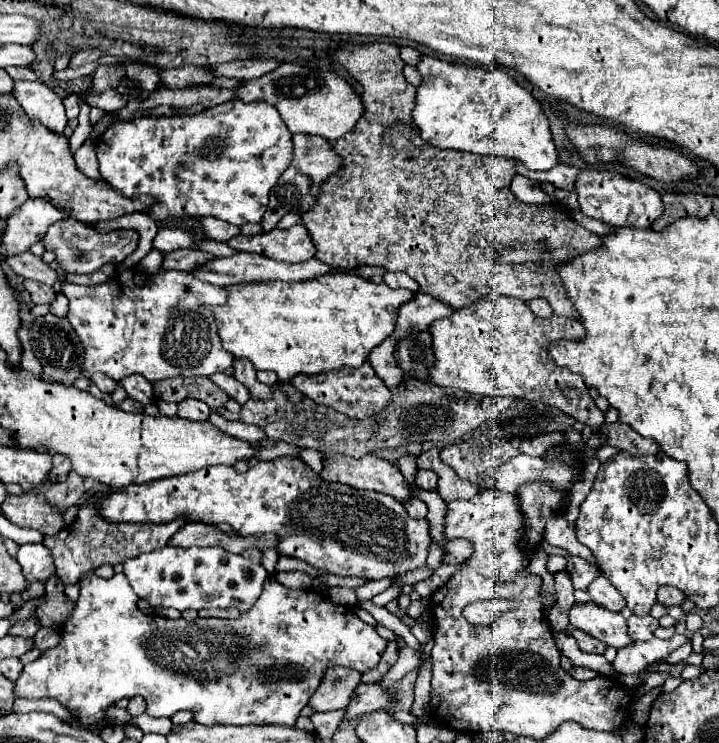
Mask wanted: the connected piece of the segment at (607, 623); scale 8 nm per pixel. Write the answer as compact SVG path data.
M595 602L575 604L569 612L569 620L575 628L591 634L593 638L605 642L613 648L625 648L633 640L627 634L627 620L619 612L605 610Z

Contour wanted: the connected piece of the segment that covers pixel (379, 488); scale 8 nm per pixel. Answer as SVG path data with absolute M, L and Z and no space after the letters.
M329 454L321 478L361 490L389 494L399 502L407 502L409 498L415 496L415 490L403 478L399 468L375 454L367 454L361 460L345 458L341 454Z

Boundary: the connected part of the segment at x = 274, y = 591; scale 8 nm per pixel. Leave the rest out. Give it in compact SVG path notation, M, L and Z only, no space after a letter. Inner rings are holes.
M95 574L85 576L81 582L81 596L77 600L77 606L73 610L73 614L67 618L67 622L61 628L63 640L57 648L45 650L41 658L37 658L31 664L25 664L21 676L15 682L15 694L19 698L55 698L59 700L67 710L79 712L81 714L81 722L83 724L97 724L105 718L105 710L109 706L113 706L117 700L121 698L133 698L133 696L143 696L149 708L151 716L173 716L179 710L191 710L195 714L195 720L207 726L215 726L215 724L231 724L231 726L243 726L243 724L287 724L293 726L295 720L299 718L299 712L307 706L309 698L313 696L313 692L317 690L325 670L329 666L347 666L347 668L355 668L359 672L367 672L373 666L379 664L381 654L387 648L387 640L381 638L377 634L377 630L369 624L365 624L357 614L353 606L337 606L331 600L325 598L325 594L317 594L315 590L291 590L281 586L279 582L275 582L273 576L267 578L265 586L263 586L263 594L259 596L259 600L255 602L255 606L247 612L243 612L237 620L219 620L219 618L195 618L191 622L179 618L179 620L169 620L169 618L161 618L161 616L149 616L143 614L137 608L137 600L135 600L135 592L129 586L129 580L125 578L125 574L115 574L111 580L103 580Z

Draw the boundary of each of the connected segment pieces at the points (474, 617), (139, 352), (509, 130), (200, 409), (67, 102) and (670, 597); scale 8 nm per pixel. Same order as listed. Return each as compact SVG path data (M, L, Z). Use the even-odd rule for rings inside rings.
M483 600L467 605L464 608L463 615L469 618L469 622L477 622L477 624L489 624L497 614L511 610L517 602L513 600Z
M135 268L115 270L107 282L91 288L77 284L61 286L61 292L69 298L69 324L83 344L83 374L89 378L95 372L103 372L117 382L131 374L141 374L147 382L155 384L157 380L175 376L211 376L215 372L229 372L233 356L223 348L211 312L211 306L227 302L225 290L227 288L203 282L189 272L159 270L157 274L147 274Z
M423 56L417 70L421 72L421 78L423 78L423 84L417 88L417 104L415 104L415 110L413 110L413 120L415 124L419 126L419 132L421 132L421 138L437 148L453 148L453 150L461 150L461 152L471 152L471 154L479 154L479 156L505 156L505 158L513 158L513 160L519 160L525 164L527 170L551 170L553 166L557 166L559 162L559 152L553 144L553 138L551 138L551 132L549 132L549 120L547 116L543 114L539 102L523 88L519 86L509 74L501 72L501 70L483 70L483 68L473 68L473 66L465 66L465 64L449 64L449 62L441 62L441 60L435 60L435 58L429 58L429 56Z
M187 398L187 400L179 402L177 406L179 406L177 416L185 418L185 420L191 420L191 422L205 422L209 412L211 412L209 406L205 406L205 402L193 400L193 398Z
M75 94L63 98L63 106L65 106L67 118L75 118L75 116L79 116L79 98L77 98Z
M663 586L659 592L657 592L657 602L663 604L663 606L681 606L681 602L685 600L687 596L683 592L679 592L677 588L671 588L671 586Z

